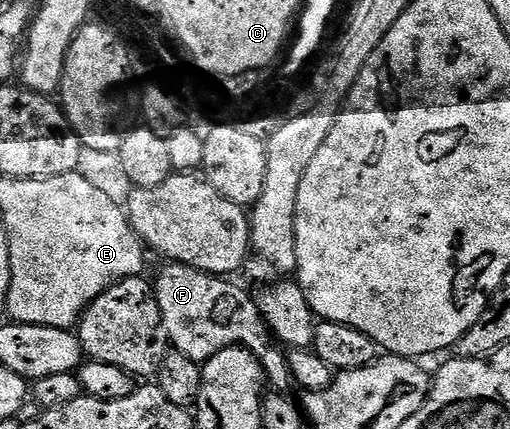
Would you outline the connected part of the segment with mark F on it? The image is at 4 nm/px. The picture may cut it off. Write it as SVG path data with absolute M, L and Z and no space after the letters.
M183 263L166 265L158 275L158 283L156 279L156 294L171 348L184 353L184 357L192 357L192 361L203 364L216 353L220 353L220 349L246 347L262 362L262 370L266 372L269 386L274 386L271 388L278 393L289 392L289 387L293 388L296 382L286 360L287 352L279 346L270 328L266 326L266 320L260 313L255 296L251 292L249 295L244 288L230 282L234 281L226 277L208 275L204 271L197 271L194 267L186 267Z

